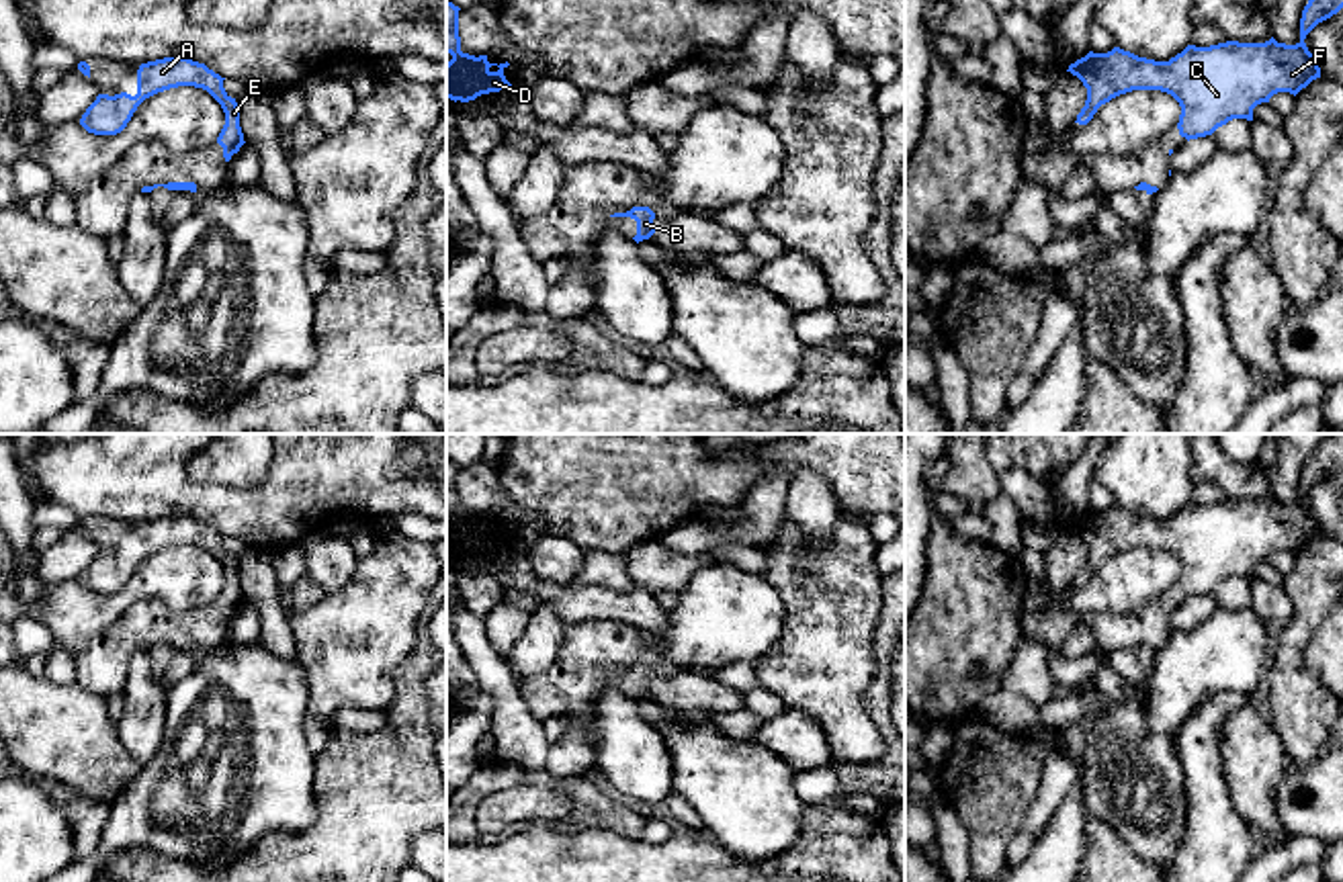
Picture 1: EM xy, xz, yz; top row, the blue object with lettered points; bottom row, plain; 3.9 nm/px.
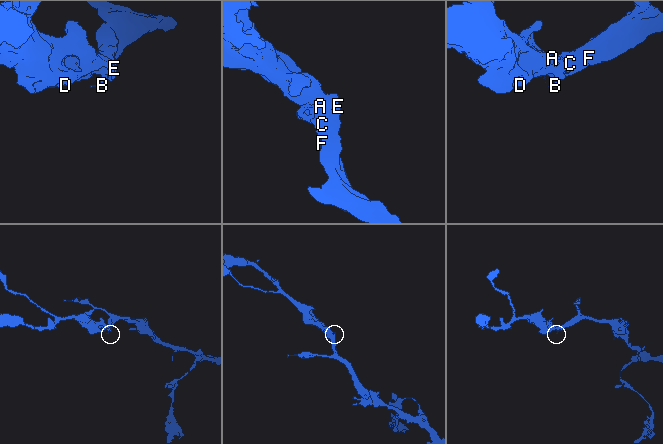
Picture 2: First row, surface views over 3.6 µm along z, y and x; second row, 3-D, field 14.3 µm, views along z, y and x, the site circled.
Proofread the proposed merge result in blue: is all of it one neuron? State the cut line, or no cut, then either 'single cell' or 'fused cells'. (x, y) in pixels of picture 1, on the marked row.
no cut; single cell

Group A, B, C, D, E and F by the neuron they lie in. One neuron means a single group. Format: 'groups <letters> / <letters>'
groups A B C D E F

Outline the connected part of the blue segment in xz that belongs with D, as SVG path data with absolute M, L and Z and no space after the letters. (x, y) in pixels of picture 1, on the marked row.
M446 0L446 53L452 59L446 63L446 98L469 102L481 94L512 90L514 86L506 80L506 63L489 63L487 55L469 55L461 51L459 37L459 6Z

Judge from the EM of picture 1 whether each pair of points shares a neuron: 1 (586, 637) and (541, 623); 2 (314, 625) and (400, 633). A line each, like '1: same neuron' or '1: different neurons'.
1: different neurons
2: same neuron

